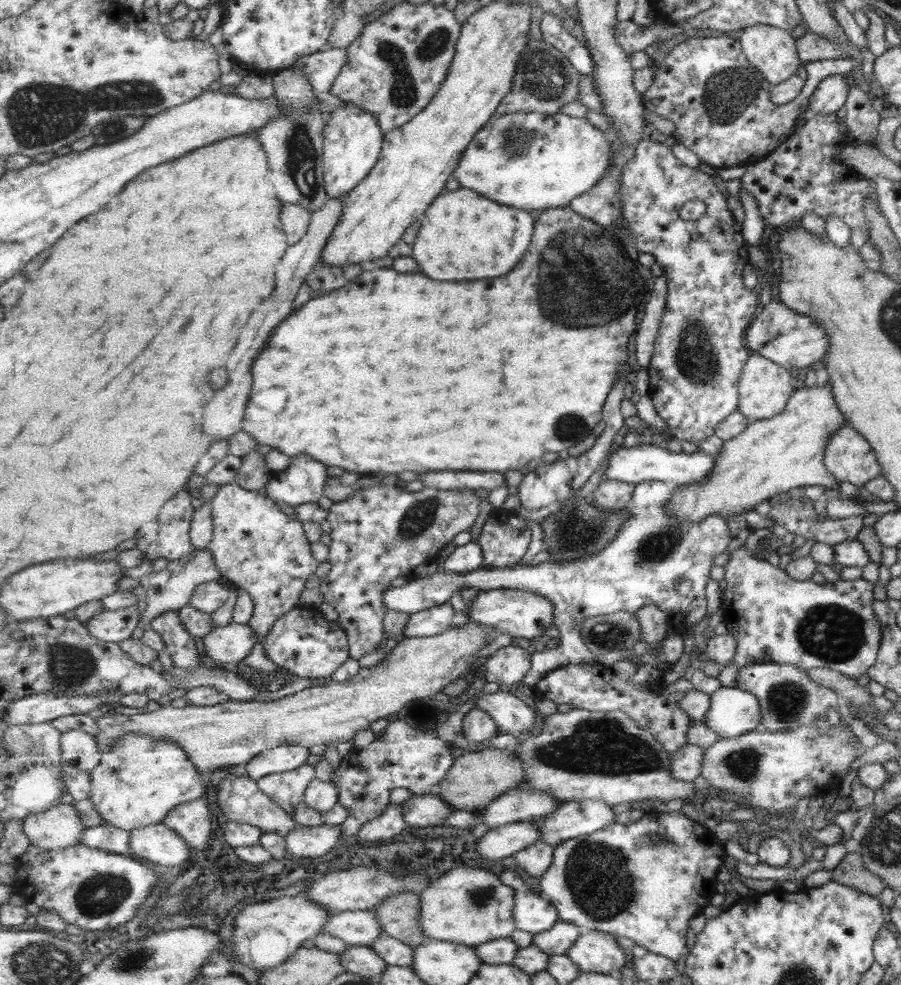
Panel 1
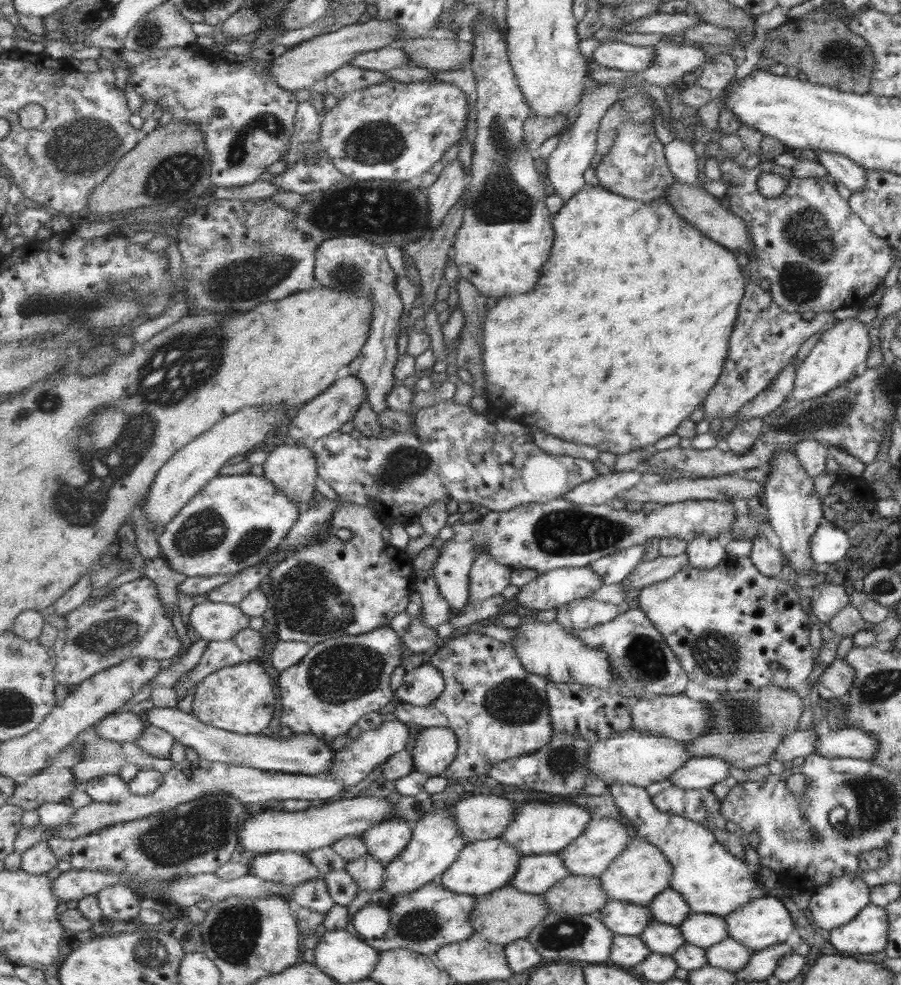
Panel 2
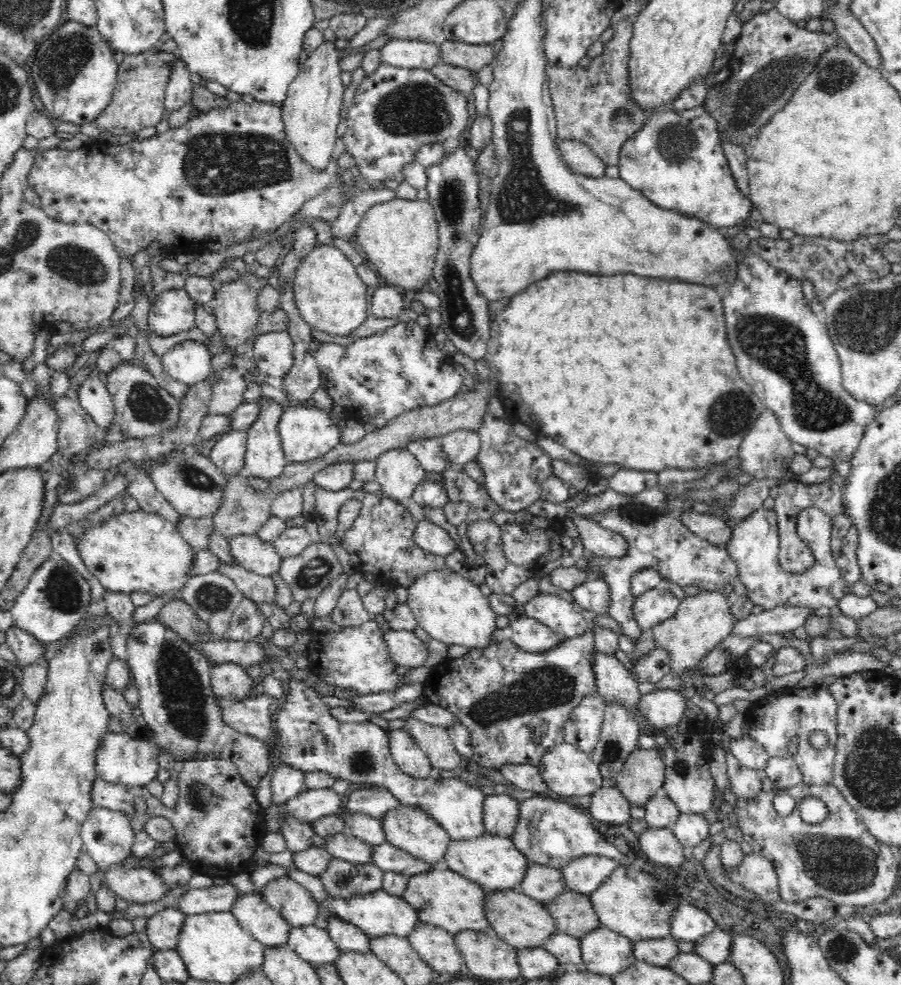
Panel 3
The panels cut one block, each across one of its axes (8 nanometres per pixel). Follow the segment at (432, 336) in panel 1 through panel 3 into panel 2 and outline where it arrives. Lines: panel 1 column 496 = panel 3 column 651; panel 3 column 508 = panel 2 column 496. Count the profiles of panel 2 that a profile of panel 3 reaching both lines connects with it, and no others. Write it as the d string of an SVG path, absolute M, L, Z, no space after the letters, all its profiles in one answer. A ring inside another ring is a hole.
M586 184L553 216L555 254L543 265L543 280L531 294L511 294L490 308L482 332L482 358L487 370L485 399L488 410L499 418L515 418L532 430L540 428L562 440L593 446L601 452L627 454L636 449L652 448L661 438L675 434L679 425L701 406L711 387L717 384L729 352L730 334L738 316L738 306L744 297L743 276L727 247L713 244L697 227L683 218L668 199L646 203L639 199L615 194L603 186Z

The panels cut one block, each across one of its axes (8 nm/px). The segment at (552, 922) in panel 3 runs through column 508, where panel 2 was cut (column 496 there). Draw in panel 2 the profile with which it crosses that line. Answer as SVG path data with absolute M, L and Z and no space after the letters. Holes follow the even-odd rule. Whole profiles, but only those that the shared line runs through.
M510 885L494 890L493 893L479 895L477 899L478 905L475 905L472 918L474 929L486 936L489 942L503 946L519 939L527 939L529 933L551 913L544 894L527 894Z

